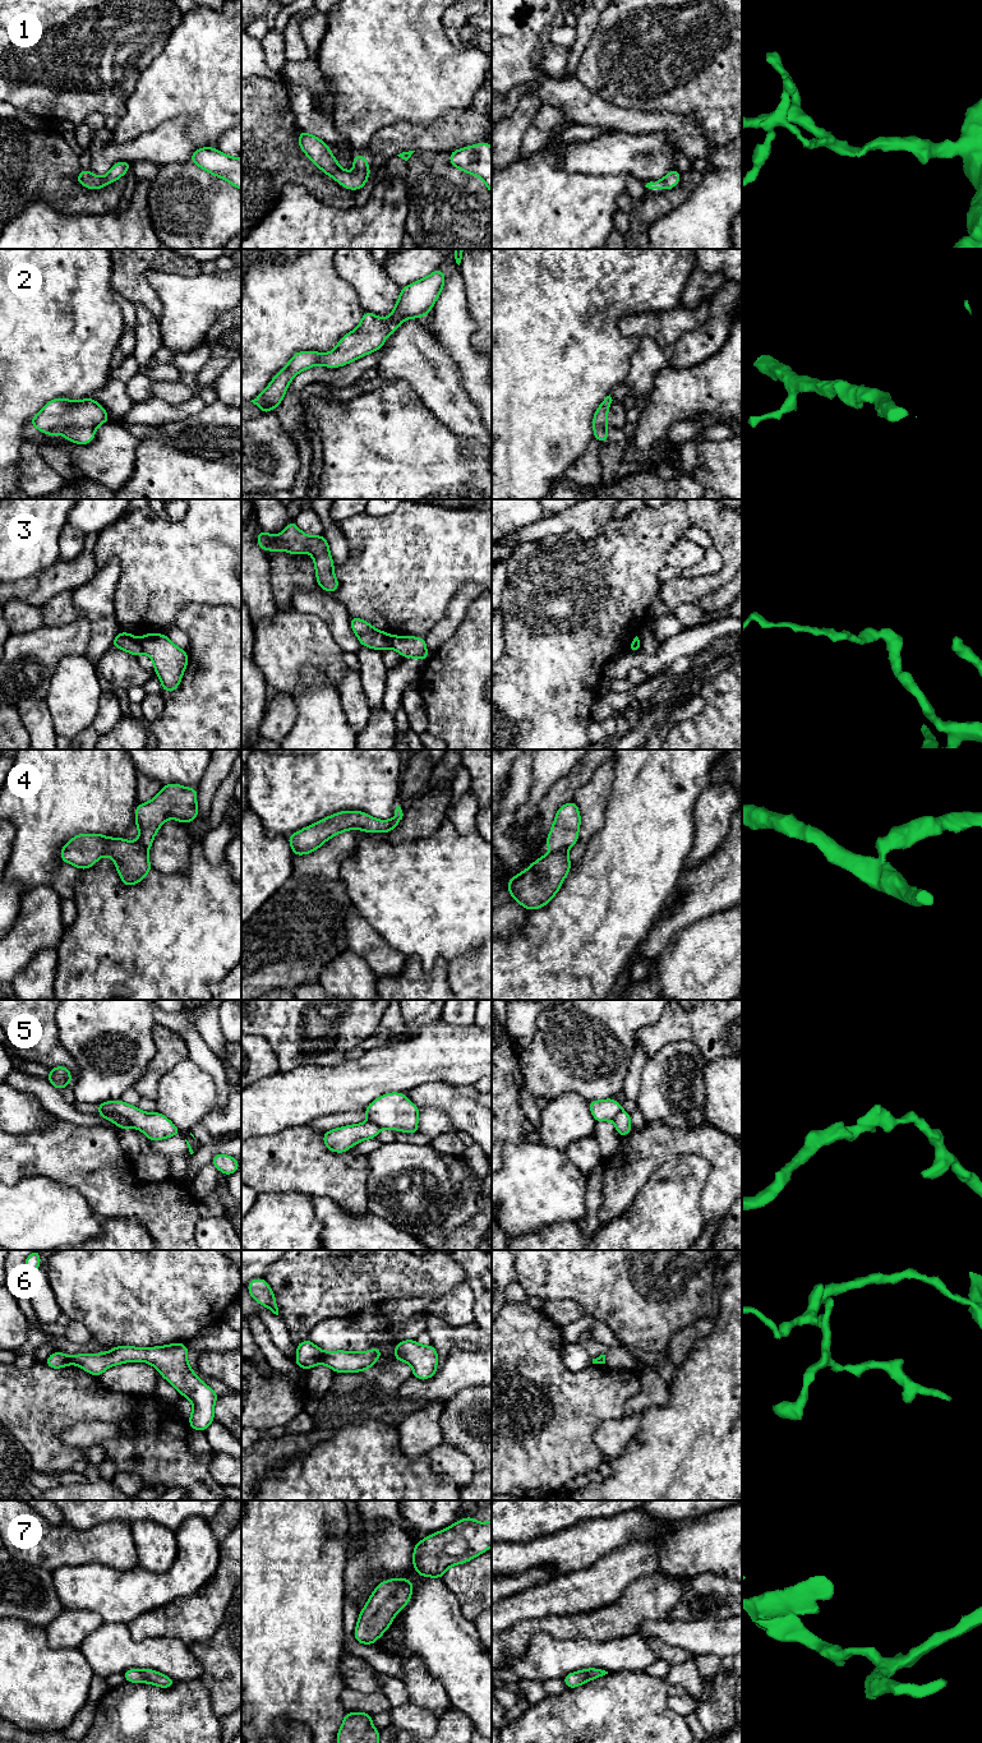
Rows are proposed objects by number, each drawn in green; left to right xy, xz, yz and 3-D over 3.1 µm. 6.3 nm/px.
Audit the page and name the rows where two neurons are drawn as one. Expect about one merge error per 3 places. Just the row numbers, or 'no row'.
3, 4, 5, 6

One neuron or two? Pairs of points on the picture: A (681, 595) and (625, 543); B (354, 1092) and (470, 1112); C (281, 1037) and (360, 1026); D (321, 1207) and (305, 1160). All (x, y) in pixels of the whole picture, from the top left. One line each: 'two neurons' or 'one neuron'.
A: two neurons
B: two neurons
C: one neuron
D: two neurons

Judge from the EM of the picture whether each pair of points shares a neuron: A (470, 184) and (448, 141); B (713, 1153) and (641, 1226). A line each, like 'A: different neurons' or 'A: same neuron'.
A: different neurons
B: different neurons

